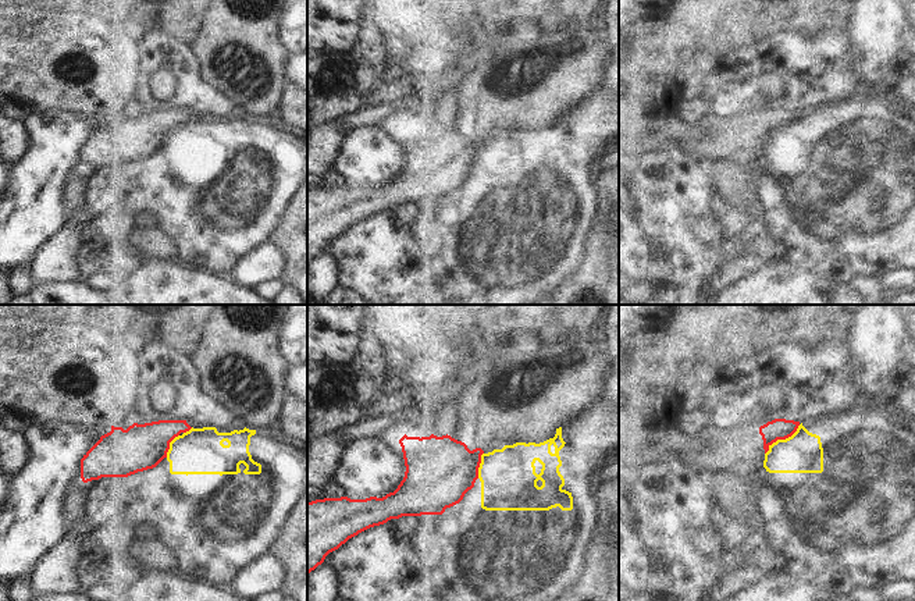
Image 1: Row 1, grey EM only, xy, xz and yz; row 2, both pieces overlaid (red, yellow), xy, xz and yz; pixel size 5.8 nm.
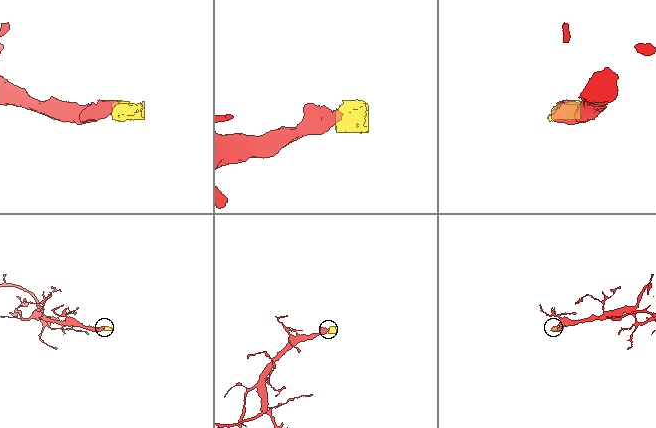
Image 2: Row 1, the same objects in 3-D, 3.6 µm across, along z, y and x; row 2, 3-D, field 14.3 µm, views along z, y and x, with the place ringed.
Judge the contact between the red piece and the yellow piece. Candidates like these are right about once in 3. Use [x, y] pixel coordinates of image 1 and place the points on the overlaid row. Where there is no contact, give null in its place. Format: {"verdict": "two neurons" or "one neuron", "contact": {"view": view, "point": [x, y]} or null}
{"verdict": "two neurons", "contact": {"view": "yz", "point": [782, 438]}}

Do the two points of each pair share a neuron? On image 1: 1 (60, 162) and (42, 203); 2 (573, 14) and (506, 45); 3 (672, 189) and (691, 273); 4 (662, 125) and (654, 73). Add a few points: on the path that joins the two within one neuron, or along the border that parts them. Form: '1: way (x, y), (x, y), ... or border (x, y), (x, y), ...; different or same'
1: way (57, 171), (43, 194); same
2: way (556, 14), (537, 14), (523, 28); same
3: way (693, 210), (693, 252); same
4: way (647, 120), (641, 114), (641, 95), (648, 88); same

